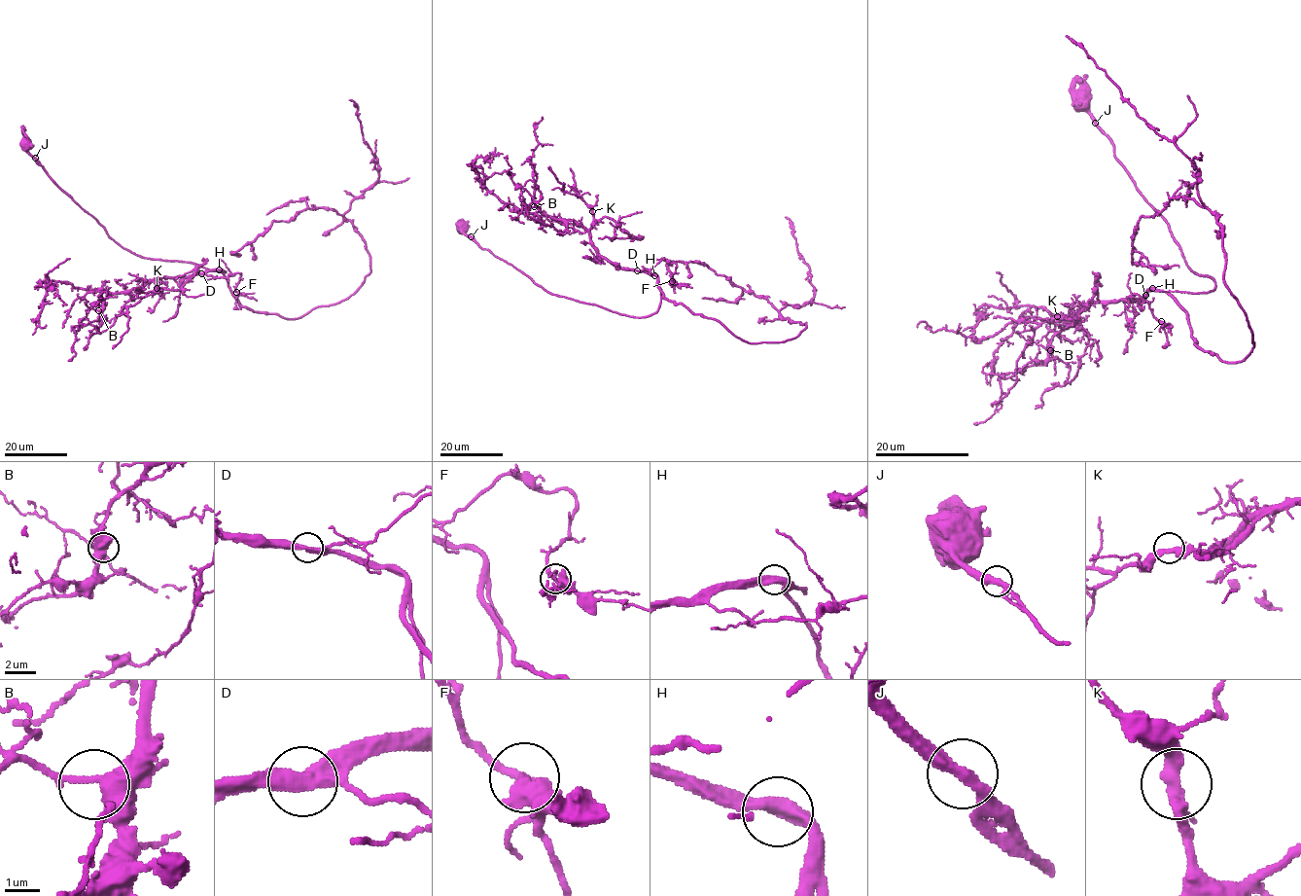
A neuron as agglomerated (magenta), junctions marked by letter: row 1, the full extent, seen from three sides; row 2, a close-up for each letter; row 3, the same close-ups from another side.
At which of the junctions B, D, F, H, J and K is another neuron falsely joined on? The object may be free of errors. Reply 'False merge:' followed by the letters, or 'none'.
False merge: none

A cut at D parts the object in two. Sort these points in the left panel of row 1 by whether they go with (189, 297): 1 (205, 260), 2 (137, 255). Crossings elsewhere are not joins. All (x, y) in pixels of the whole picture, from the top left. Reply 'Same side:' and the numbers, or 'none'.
Same side: 1

